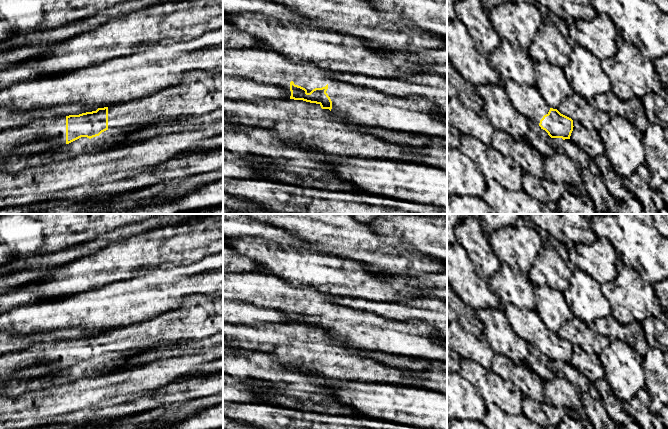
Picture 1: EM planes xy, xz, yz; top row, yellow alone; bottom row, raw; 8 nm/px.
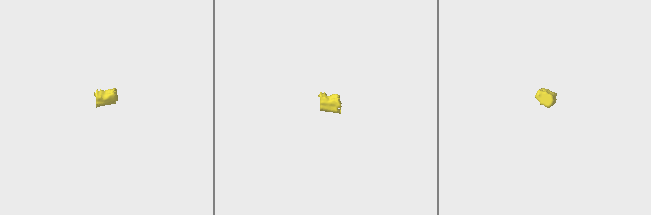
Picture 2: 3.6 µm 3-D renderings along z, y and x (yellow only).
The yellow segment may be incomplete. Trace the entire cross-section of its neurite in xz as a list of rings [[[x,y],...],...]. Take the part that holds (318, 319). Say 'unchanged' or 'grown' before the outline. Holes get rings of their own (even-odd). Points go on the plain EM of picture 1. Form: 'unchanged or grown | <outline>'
grown | [[[260,271],[255,272],[223,272],[223,299],[224,300],[232,300],[238,301],[239,303],[247,303],[255,305],[259,308],[267,308],[267,309],[274,309],[274,310],[281,310],[289,313],[291,315],[291,320],[285,323],[294,323],[294,324],[303,324],[310,327],[316,327],[321,330],[322,333],[329,333],[334,340],[338,340],[343,343],[347,343],[352,347],[362,349],[364,351],[374,351],[374,352],[385,352],[388,354],[397,354],[402,356],[412,356],[417,358],[424,358],[426,360],[435,360],[438,362],[446,362],[447,363],[447,347],[443,344],[443,337],[438,334],[438,330],[435,326],[430,325],[429,323],[422,321],[422,320],[413,320],[408,322],[400,322],[400,321],[393,321],[388,320],[385,318],[380,317],[379,315],[371,312],[356,310],[344,305],[336,305],[335,303],[330,301],[330,295],[319,292],[317,289],[310,287],[310,286],[299,286],[295,287],[288,282],[284,281],[278,276],[271,275],[269,273],[264,273]]]

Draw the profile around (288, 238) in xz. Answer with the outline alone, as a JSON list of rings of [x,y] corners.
[[[223,214],[223,237],[250,235],[312,250],[313,243],[281,228],[251,219],[247,214]]]

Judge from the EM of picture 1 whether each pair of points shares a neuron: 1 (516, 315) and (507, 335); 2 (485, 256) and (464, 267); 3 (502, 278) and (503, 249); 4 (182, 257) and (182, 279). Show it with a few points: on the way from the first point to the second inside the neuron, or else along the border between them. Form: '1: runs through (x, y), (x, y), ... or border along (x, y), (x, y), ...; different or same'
1: border along (502, 308), (510, 326), (528, 343); different
2: border along (459, 243), (465, 250), (474, 270), (486, 280); different
3: border along (501, 263), (506, 263), (515, 270), (525, 273); different
4: border along (204, 257), (189, 264), (159, 269); different

